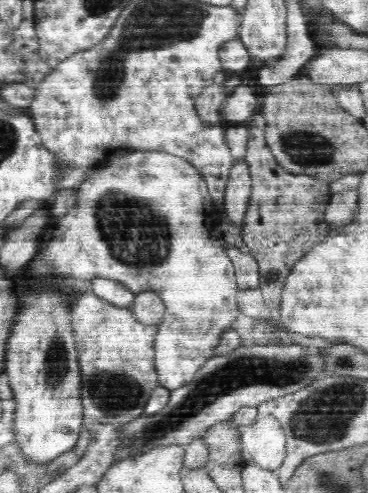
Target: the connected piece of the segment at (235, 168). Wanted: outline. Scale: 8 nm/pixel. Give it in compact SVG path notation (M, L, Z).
M245 156L236 158L230 168L228 186L223 198L223 206L230 220L242 225L251 199L252 190L251 168Z

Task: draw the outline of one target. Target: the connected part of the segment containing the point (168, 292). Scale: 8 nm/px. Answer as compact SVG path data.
M134 151L131 155L125 157L111 157L107 167L95 171L85 180L81 181L81 185L76 190L77 199L75 205L70 208L68 213L59 218L57 225L52 229L52 234L44 241L46 246L39 248L36 256L28 262L22 269L26 271L26 277L29 280L40 280L48 277L75 277L76 279L86 279L94 281L98 278L104 278L121 283L127 290L132 293L154 292L158 294L164 304L166 304L166 314L164 314L162 324L158 326L158 334L154 340L154 364L158 370L159 384L169 388L174 388L188 384L194 375L204 366L205 362L215 355L215 348L218 346L222 336L231 329L234 329L234 322L240 318L240 309L237 307L237 295L239 287L235 276L234 265L230 257L227 255L227 246L220 239L220 231L216 225L212 225L212 218L208 216L206 223L206 206L214 208L214 200L211 194L208 194L208 185L204 175L199 168L192 166L191 162L186 161L180 156L170 154L164 151Z

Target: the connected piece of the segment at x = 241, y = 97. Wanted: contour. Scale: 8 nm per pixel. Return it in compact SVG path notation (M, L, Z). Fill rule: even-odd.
M252 85L237 86L232 94L228 94L221 105L220 116L222 120L236 124L256 124L262 130L267 126L262 111L262 95L256 94Z

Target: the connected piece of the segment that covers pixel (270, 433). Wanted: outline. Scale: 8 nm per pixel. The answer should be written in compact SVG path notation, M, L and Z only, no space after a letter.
M272 416L242 427L241 446L250 451L255 465L271 471L282 464L287 450L285 432Z

